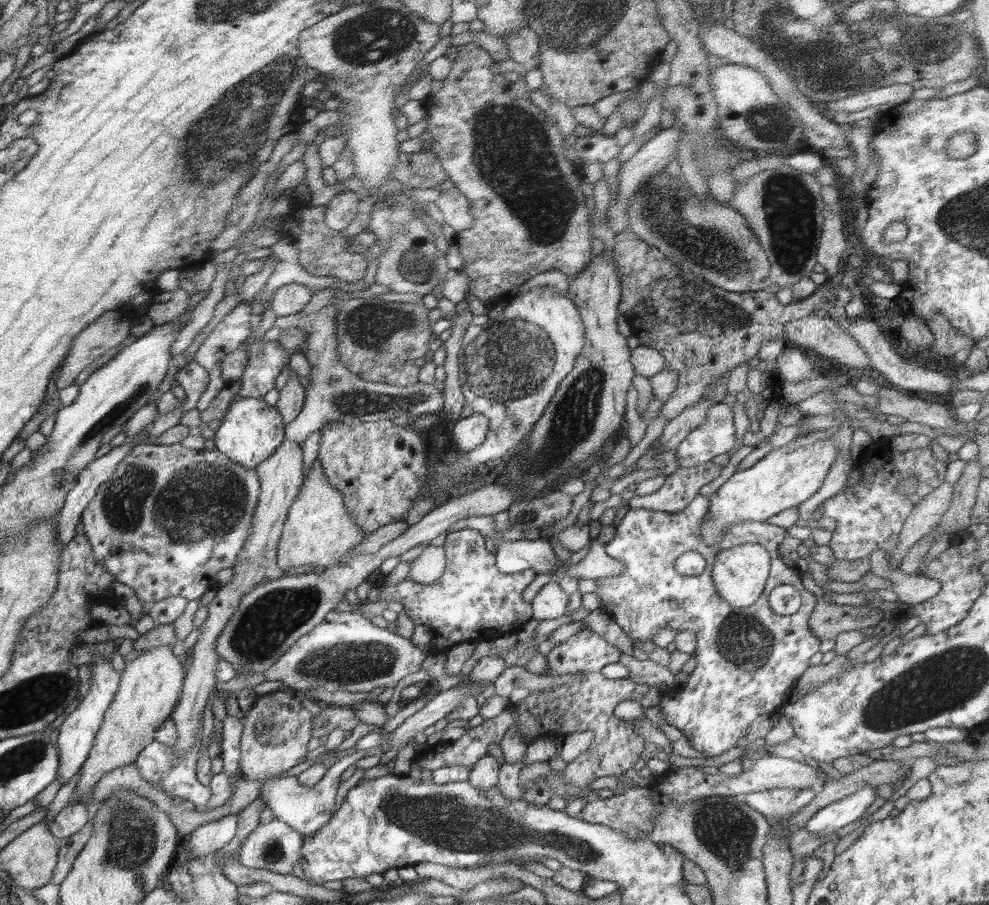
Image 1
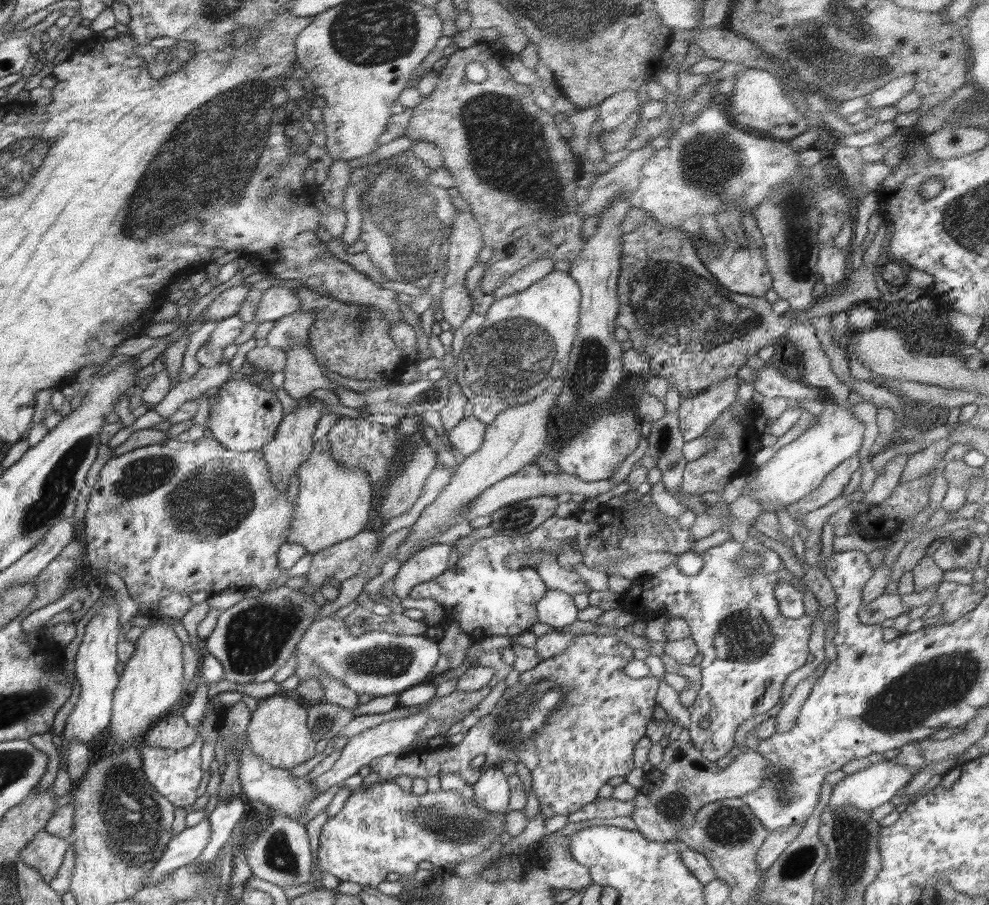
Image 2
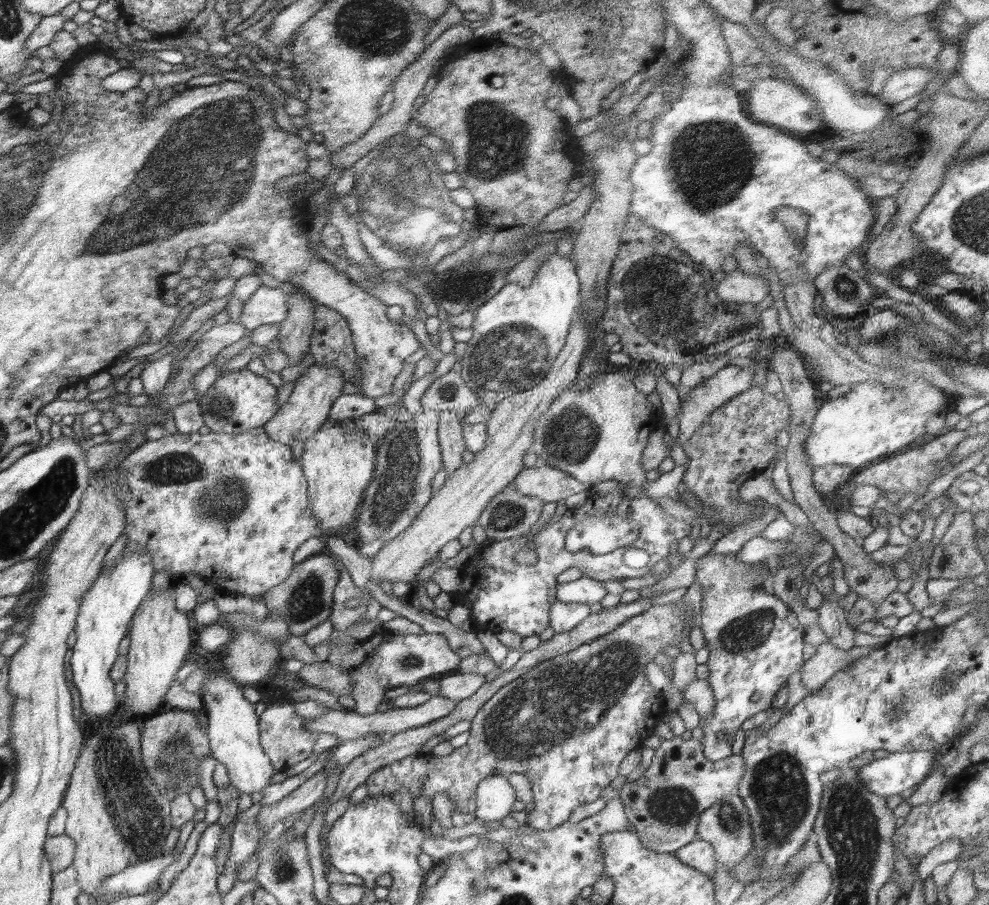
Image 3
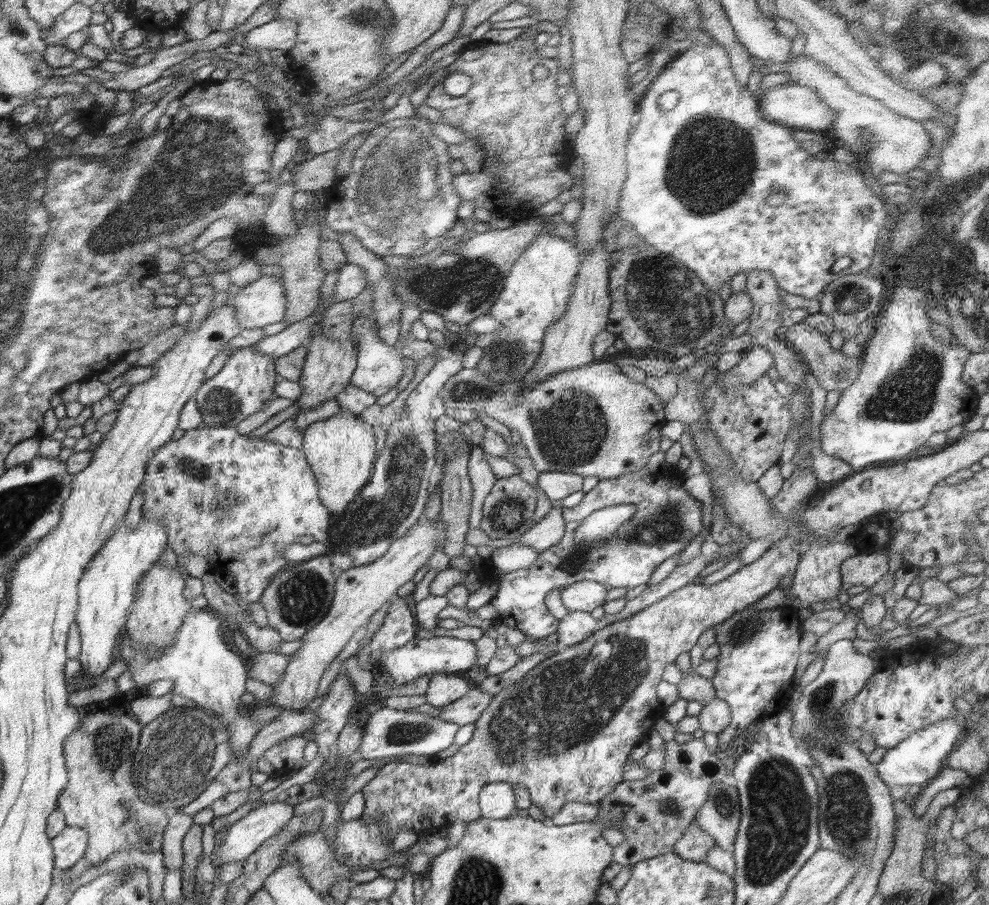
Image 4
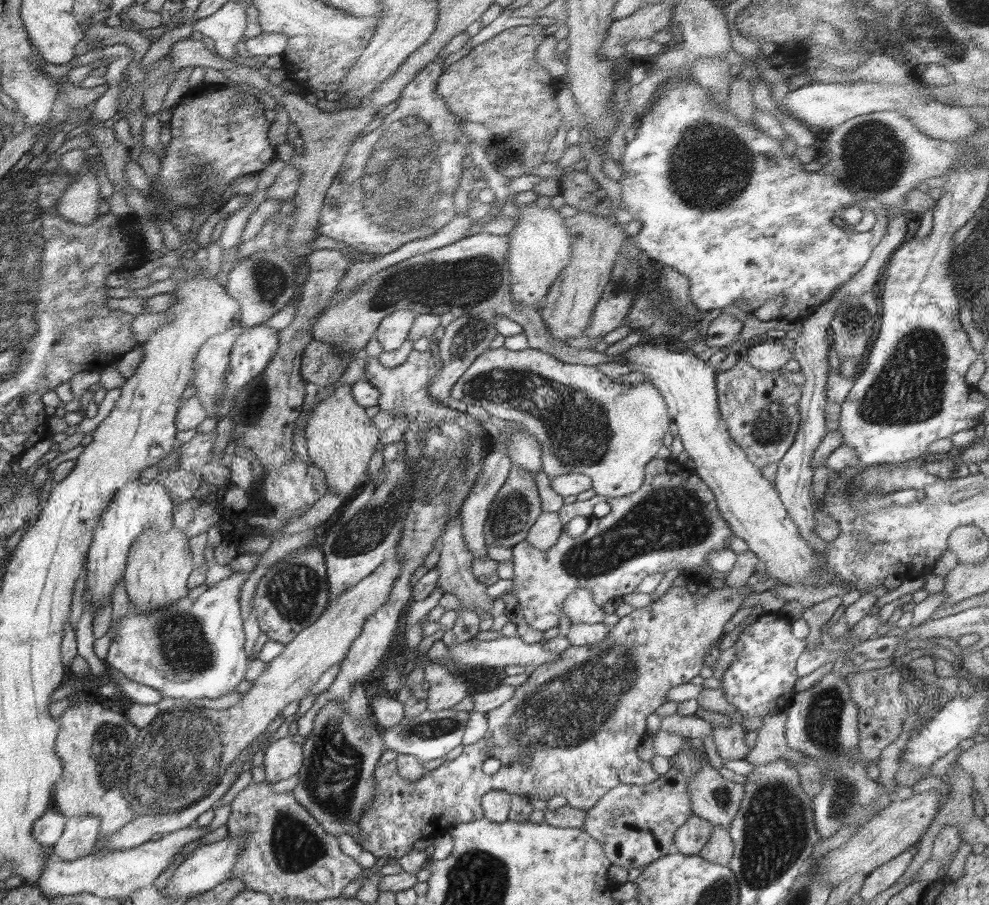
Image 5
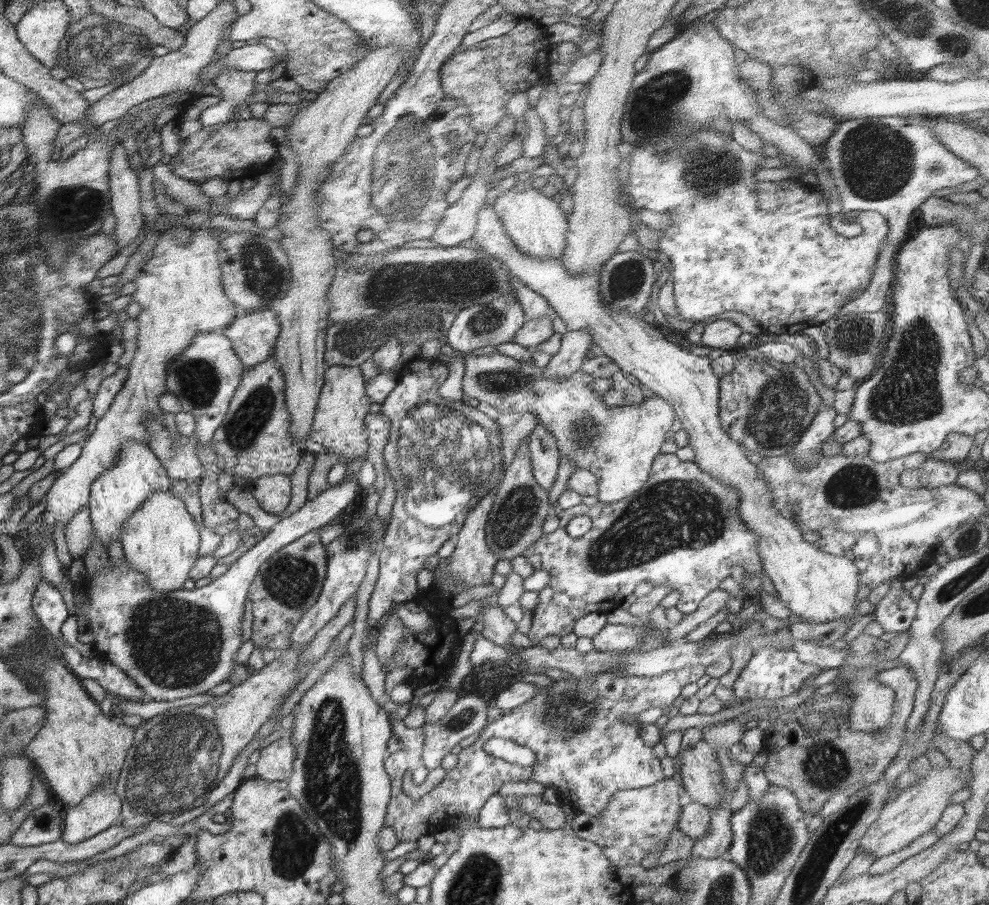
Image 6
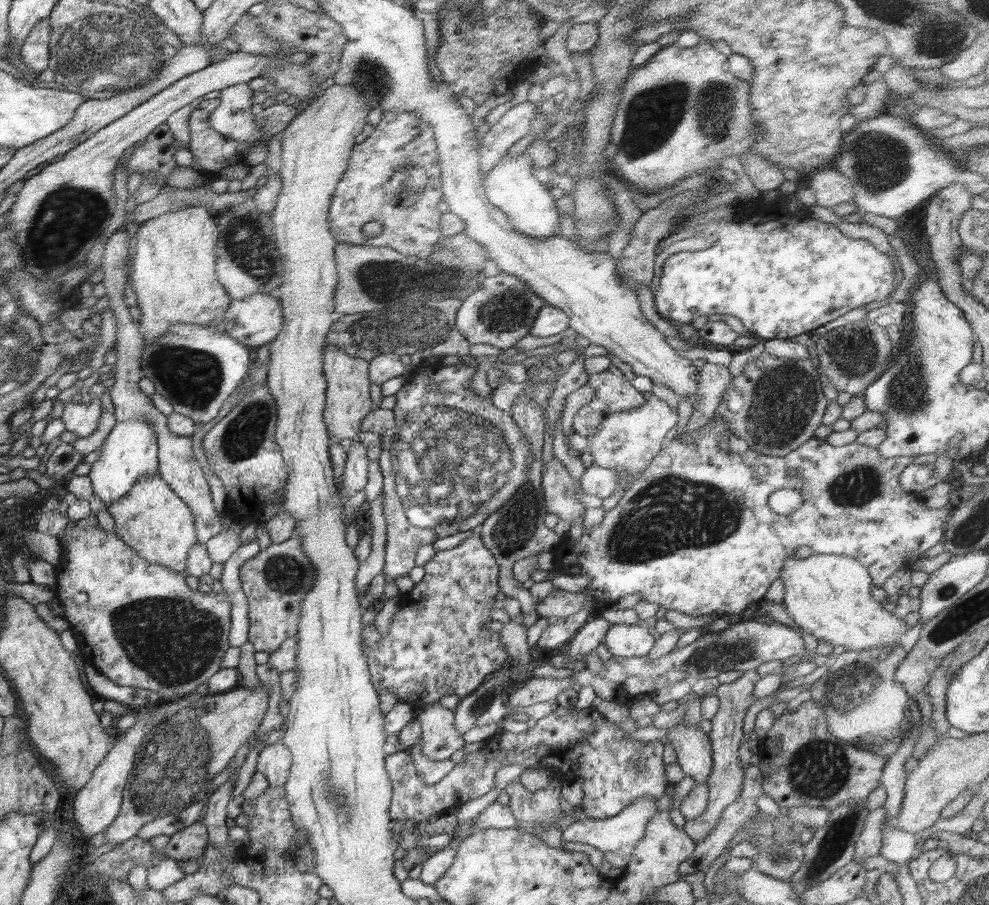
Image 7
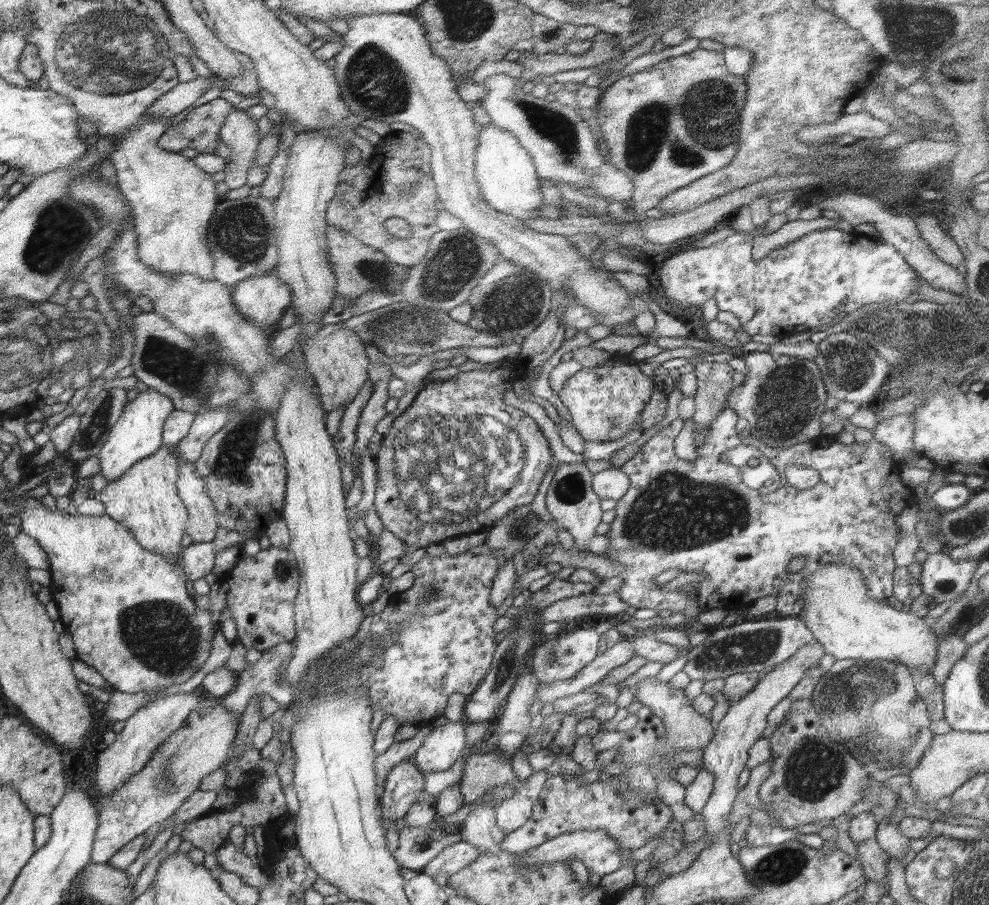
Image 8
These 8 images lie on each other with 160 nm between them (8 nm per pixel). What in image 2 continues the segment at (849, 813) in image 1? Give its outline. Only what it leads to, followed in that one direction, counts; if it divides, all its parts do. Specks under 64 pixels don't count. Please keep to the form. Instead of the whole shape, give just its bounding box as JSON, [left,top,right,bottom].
[829,759,914,810]

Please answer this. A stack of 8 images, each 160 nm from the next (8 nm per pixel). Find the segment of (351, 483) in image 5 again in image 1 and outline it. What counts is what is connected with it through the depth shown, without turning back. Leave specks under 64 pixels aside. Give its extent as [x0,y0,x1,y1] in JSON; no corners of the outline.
[277,460,365,573]

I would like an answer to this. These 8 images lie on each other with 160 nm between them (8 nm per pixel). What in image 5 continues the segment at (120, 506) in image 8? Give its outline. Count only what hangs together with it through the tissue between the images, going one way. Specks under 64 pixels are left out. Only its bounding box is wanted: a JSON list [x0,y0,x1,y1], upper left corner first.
[124,528,195,612]

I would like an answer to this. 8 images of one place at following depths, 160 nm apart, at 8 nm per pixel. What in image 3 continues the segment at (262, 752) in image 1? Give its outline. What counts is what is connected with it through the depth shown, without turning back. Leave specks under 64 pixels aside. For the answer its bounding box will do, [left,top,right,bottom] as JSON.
[261,703,318,770]

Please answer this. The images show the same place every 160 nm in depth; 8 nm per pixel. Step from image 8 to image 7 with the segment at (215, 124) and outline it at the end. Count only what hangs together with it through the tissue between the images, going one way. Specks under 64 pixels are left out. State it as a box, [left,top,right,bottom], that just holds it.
[187,99,259,175]

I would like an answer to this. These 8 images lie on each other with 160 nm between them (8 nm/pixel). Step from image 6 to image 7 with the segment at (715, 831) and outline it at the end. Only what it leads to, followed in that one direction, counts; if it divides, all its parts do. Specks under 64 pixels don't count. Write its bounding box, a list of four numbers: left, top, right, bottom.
[684,670,761,843]

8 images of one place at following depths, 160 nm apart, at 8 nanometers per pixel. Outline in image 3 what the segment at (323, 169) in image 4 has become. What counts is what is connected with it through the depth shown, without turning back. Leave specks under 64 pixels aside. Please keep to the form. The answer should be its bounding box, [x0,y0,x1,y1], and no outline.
[331,24,476,170]

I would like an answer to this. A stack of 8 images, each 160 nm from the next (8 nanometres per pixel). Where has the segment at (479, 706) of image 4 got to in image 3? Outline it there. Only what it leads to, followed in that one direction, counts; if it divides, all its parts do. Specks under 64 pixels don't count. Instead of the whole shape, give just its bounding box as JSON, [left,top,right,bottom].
[302,696,458,741]

